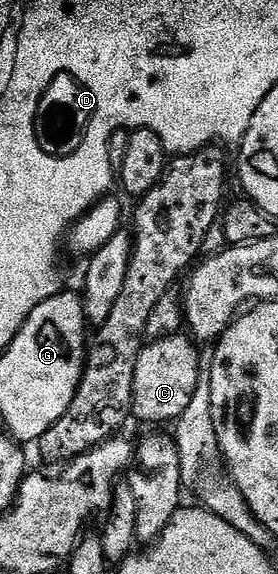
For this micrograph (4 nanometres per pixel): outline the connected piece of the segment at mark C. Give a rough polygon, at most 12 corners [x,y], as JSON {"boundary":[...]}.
{"boundary":[[182,333],[147,342],[133,418],[168,425],[196,391],[200,351]]}

